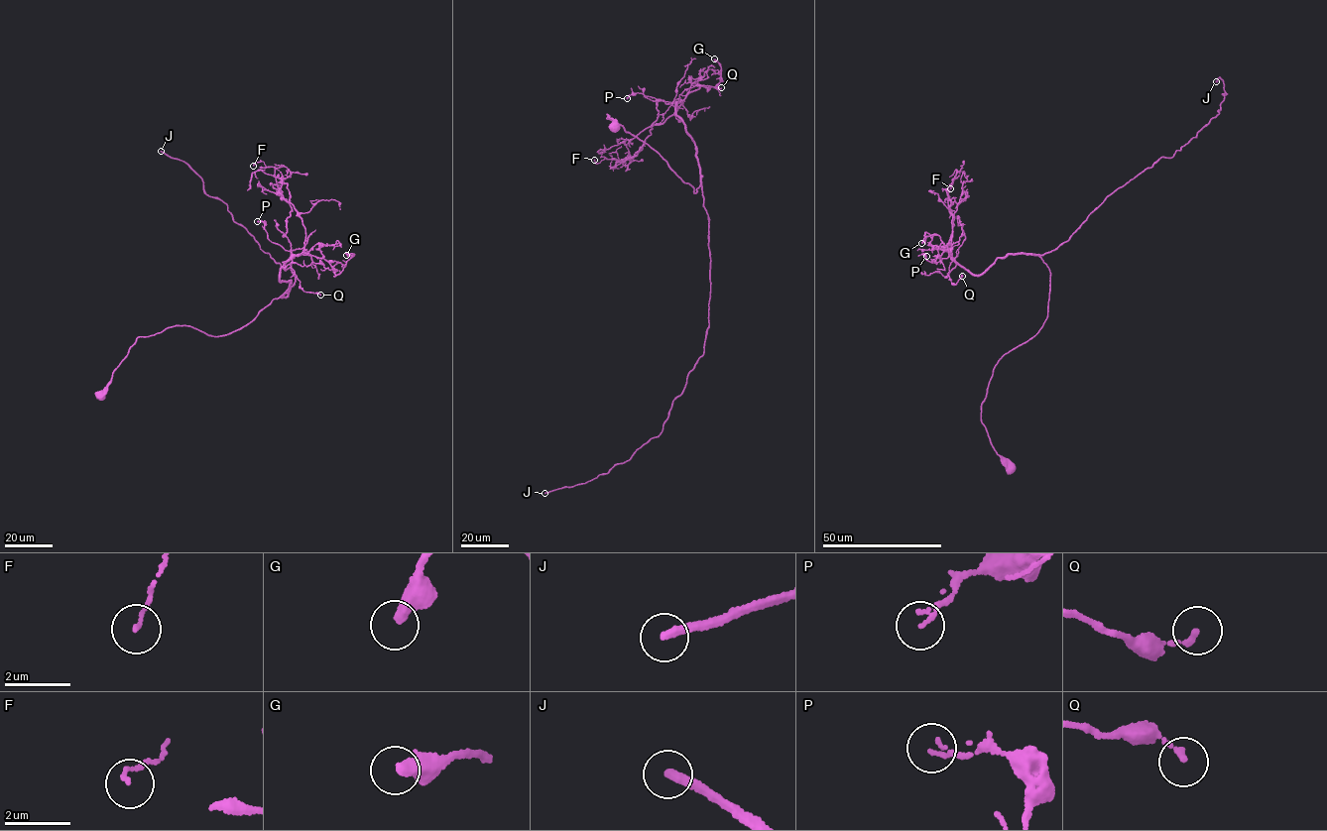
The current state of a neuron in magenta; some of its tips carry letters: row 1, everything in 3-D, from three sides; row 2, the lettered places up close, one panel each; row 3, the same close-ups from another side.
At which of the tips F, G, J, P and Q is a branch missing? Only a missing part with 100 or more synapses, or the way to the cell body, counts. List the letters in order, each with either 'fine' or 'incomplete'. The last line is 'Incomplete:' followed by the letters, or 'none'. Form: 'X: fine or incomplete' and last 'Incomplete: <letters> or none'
F: fine
G: fine
J: incomplete
P: fine
Q: fine
Incomplete: J

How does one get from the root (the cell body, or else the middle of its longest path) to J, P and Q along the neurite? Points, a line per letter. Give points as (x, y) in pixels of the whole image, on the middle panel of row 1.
J: (614, 126), (607, 114), (694, 193), (701, 185), (710, 265), (703, 353), (660, 434), (606, 473), (544, 493)
P: (614, 126), (607, 114), (697, 191), (695, 144), (676, 104), (640, 93), (627, 98)
Q: (614, 126), (607, 114), (657, 150), (696, 192), (695, 144), (676, 102), (686, 88), (721, 87)

